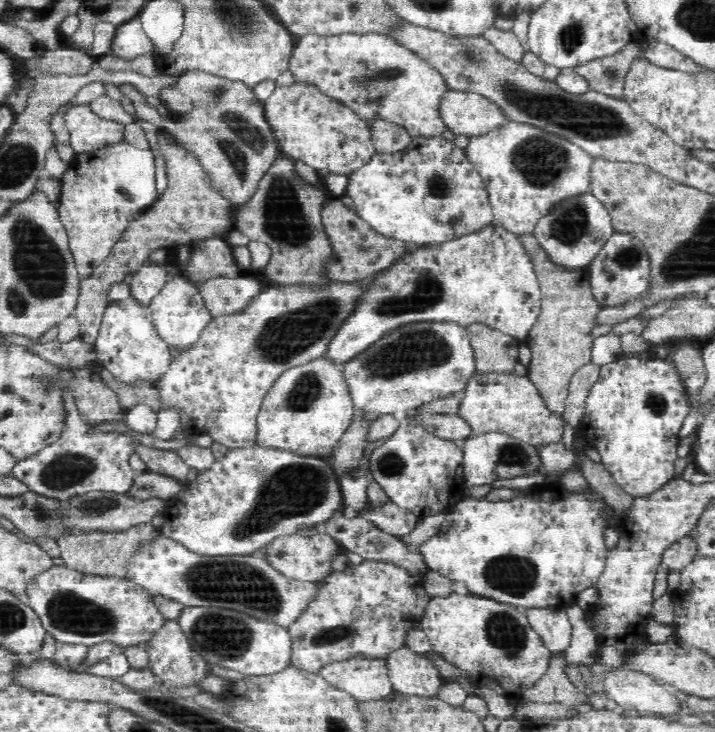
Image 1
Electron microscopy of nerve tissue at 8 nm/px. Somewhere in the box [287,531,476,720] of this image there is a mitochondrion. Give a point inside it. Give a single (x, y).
(342, 632)

